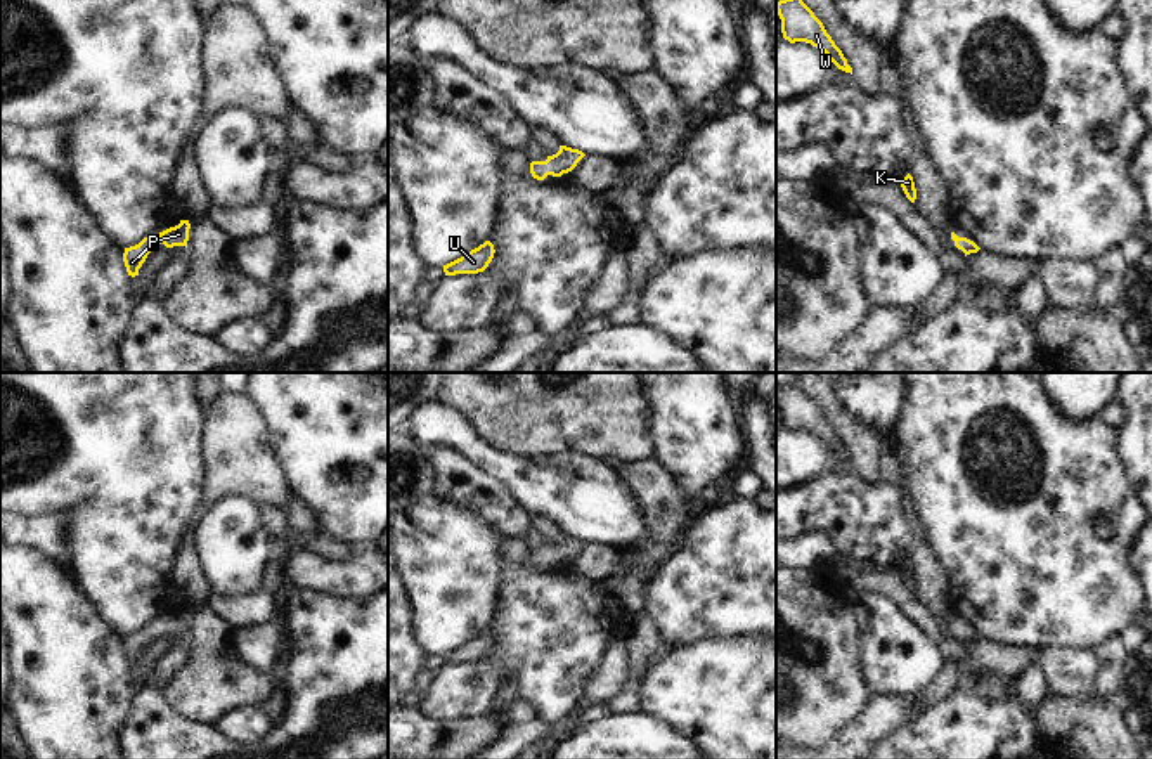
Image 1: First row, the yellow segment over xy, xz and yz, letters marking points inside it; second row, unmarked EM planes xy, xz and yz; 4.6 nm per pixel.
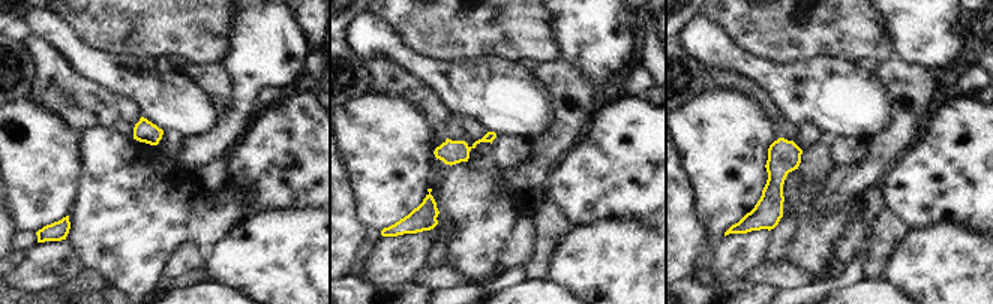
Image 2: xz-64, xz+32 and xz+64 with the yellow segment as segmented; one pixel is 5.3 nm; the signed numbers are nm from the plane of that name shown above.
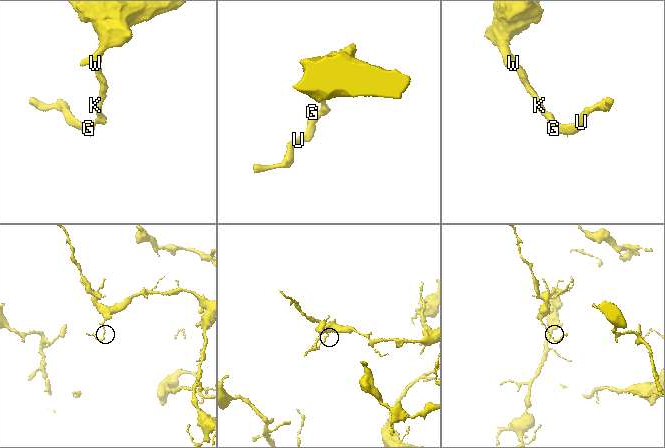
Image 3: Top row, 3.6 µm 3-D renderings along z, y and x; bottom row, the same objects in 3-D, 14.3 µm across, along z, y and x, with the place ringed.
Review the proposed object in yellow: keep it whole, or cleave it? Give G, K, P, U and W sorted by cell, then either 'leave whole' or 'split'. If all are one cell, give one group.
groups G K P U W; leave whole

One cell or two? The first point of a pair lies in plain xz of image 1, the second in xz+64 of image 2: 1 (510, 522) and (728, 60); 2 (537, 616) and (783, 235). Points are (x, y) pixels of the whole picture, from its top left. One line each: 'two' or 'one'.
1: two
2: two

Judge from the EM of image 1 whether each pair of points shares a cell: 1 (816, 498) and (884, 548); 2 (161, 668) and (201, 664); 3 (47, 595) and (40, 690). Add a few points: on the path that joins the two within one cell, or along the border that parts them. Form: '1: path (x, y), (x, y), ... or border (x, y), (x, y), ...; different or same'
1: path (834, 505), (842, 506), (867, 531); same
2: border (187, 636), (189, 654), (186, 662), (160, 690); different
3: path (47, 619), (47, 666); same

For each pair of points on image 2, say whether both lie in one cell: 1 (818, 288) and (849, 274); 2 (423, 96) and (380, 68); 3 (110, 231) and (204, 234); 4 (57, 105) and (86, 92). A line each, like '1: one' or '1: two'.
1: one
2: one
3: one
4: one

